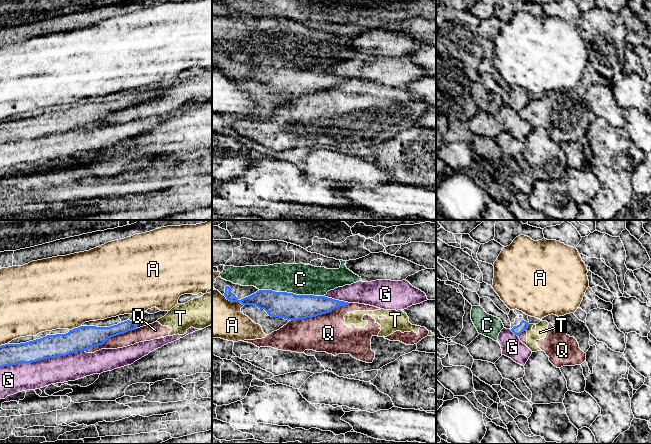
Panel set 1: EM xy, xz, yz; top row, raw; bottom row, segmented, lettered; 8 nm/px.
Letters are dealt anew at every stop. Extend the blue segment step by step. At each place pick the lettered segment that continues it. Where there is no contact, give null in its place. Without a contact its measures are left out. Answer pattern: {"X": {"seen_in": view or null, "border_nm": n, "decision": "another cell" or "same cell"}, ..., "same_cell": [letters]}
{"A": {"seen_in": "xz", "border_nm": 190, "decision": "another cell"}, "C": {"seen_in": "xz", "border_nm": 500, "decision": "another cell"}, "G": {"seen_in": "xy", "border_nm": 700, "decision": "another cell"}, "Q": {"seen_in": "xz", "border_nm": 500, "decision": "another cell"}, "T": {"seen_in": "yz", "border_nm": 60, "decision": "another cell"}, "same_cell": []}

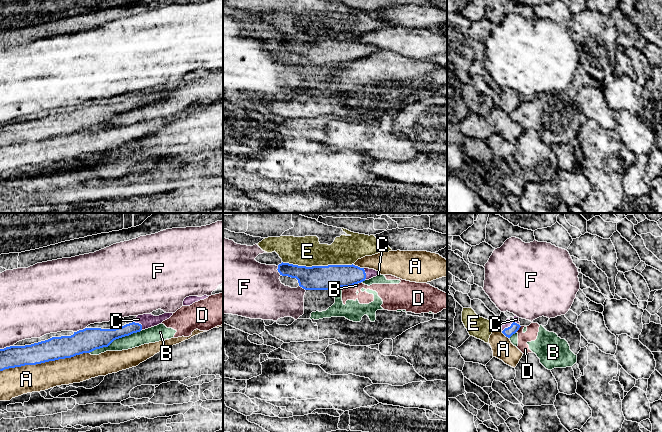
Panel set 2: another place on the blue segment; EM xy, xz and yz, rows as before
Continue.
{"A": {"seen_in": "xy", "border_nm": 750, "decision": "another cell"}, "B": {"seen_in": "xy", "border_nm": 460, "decision": "another cell"}, "C": {"seen_in": "yz", "border_nm": 160, "decision": "same cell"}, "D": {"seen_in": "yz", "border_nm": 60, "decision": "another cell"}, "E": {"seen_in": "xz", "border_nm": 550, "decision": "another cell"}, "F": {"seen_in": "xy", "border_nm": 100, "decision": "another cell"}, "same_cell": ["C"]}

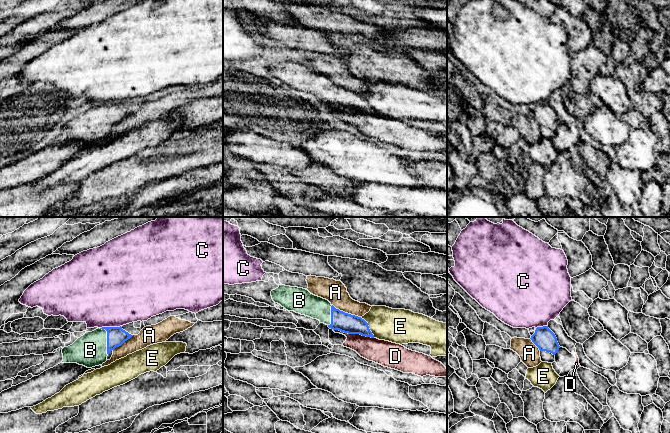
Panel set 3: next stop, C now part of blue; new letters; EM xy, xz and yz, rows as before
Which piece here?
{"A": {"seen_in": "xz", "border_nm": 260, "decision": "another cell"}, "B": {"seen_in": "xy", "border_nm": 220, "decision": "same cell"}, "C": {"seen_in": "xy", "border_nm": 170, "decision": "another cell"}, "D": {"seen_in": "xz", "border_nm": 240, "decision": "another cell"}, "E": {"seen_in": "xz", "border_nm": 200, "decision": "another cell"}, "same_cell": ["B"]}

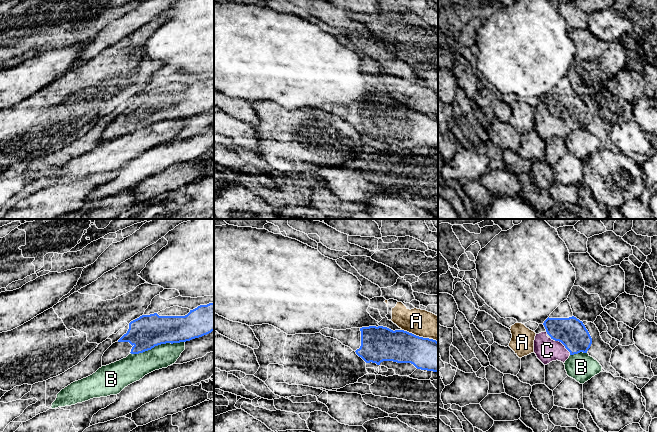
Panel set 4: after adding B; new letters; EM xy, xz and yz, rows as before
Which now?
{"A": {"seen_in": "xz", "border_nm": 300, "decision": "another cell"}, "B": {"seen_in": "xy", "border_nm": 460, "decision": "another cell"}, "C": {"seen_in": "yz", "border_nm": 170, "decision": "same cell"}, "same_cell": ["C"]}

